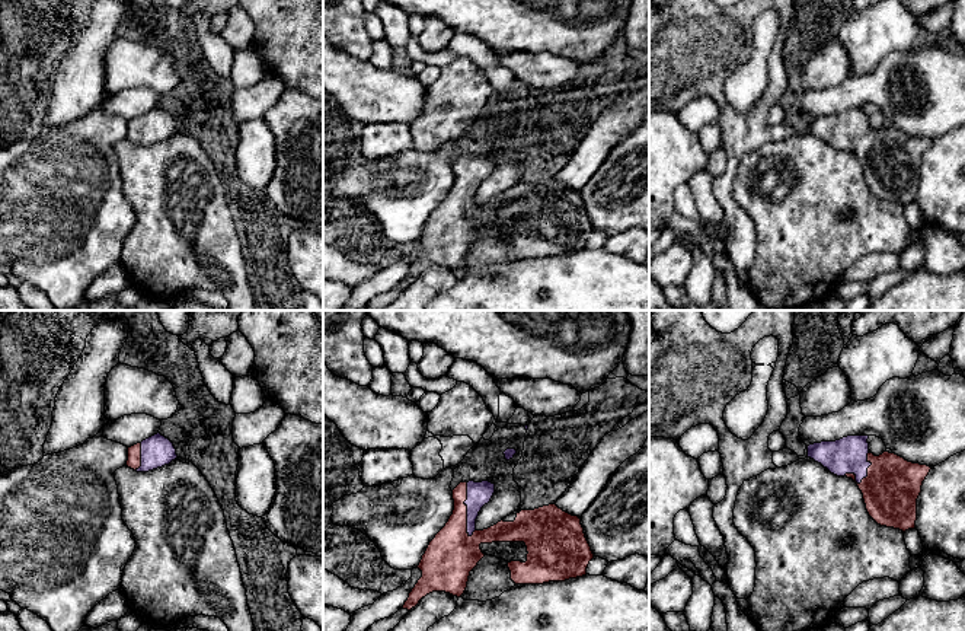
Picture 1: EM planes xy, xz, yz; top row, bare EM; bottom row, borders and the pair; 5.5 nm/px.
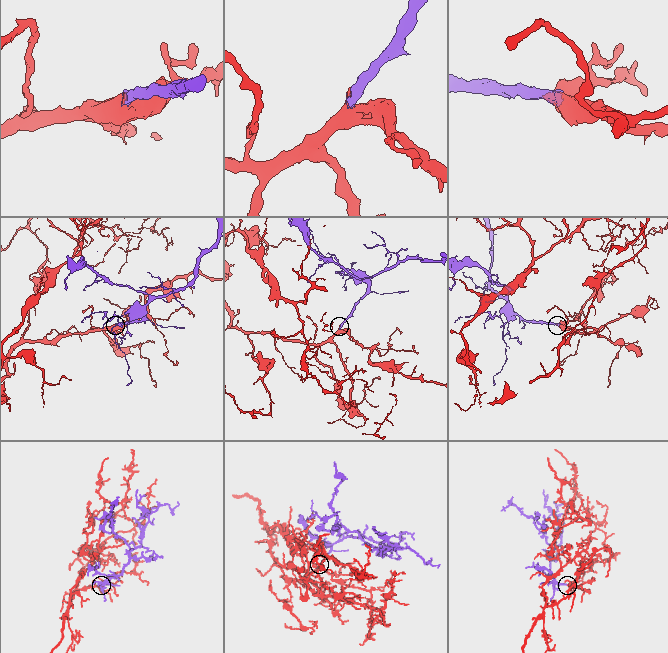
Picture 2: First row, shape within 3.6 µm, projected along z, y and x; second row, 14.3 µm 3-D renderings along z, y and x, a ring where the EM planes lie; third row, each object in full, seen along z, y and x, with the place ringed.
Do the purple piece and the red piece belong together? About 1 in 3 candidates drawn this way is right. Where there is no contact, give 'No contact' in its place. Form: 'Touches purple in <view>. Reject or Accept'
Touches purple in xz. Accept

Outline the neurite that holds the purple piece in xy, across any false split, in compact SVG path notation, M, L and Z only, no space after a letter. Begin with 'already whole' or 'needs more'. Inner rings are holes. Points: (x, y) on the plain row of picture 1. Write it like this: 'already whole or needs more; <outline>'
needs more; M160 106L128 121L127 140L137 146L148 146L169 138L178 131L173 117Z

